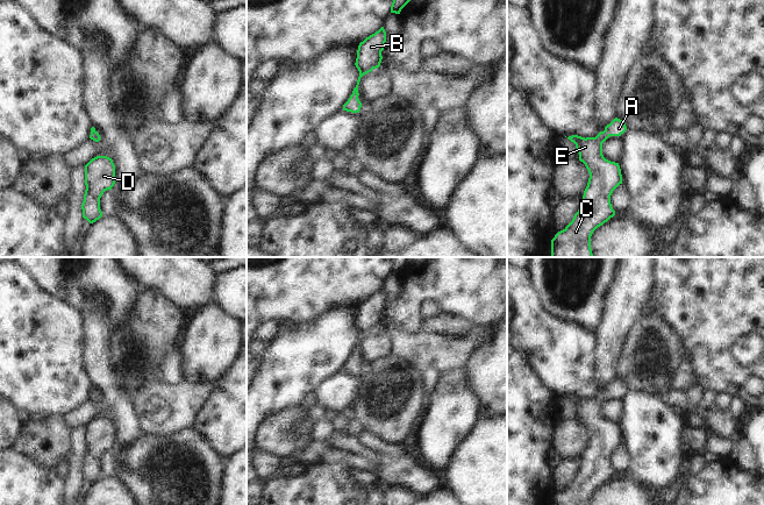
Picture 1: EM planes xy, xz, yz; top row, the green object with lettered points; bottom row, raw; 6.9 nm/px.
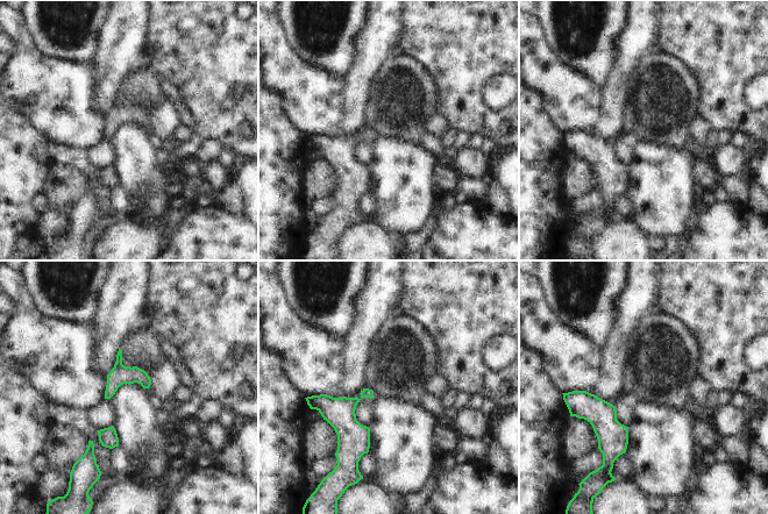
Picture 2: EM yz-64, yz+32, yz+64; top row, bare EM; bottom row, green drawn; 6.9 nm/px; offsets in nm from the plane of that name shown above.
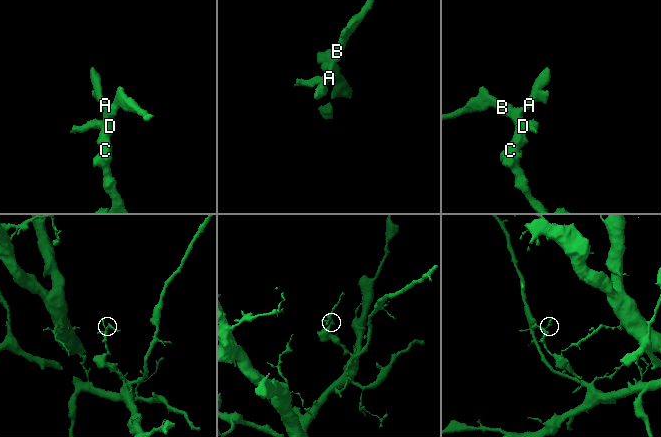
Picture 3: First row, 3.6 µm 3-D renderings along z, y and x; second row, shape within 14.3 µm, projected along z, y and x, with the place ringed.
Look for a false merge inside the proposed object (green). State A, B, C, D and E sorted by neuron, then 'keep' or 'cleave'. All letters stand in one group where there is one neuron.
A B C D E; keep

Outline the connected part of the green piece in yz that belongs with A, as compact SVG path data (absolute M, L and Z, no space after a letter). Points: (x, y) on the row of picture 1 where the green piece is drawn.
M615 118L595 137L567 137L576 144L579 161L585 164L590 178L578 212L551 240L551 257L593 257L591 236L615 215L611 195L622 184L620 165L604 157L602 143L609 136L621 136L626 130L624 121Z

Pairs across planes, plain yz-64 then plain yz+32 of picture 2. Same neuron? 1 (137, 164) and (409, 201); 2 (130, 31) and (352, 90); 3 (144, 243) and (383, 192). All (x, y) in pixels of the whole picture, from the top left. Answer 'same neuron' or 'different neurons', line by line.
1: same neuron
2: same neuron
3: different neurons

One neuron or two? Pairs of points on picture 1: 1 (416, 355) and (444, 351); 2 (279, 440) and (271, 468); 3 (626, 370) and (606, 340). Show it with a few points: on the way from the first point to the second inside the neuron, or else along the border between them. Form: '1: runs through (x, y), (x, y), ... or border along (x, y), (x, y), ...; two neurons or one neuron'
1: runs through (423, 351), (437, 351); one neuron
2: border along (258, 448), (276, 454), (279, 457); two neurons
3: border along (627, 333), (615, 377); two neurons

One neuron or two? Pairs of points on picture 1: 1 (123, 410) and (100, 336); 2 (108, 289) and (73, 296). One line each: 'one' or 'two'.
1: one
2: one

